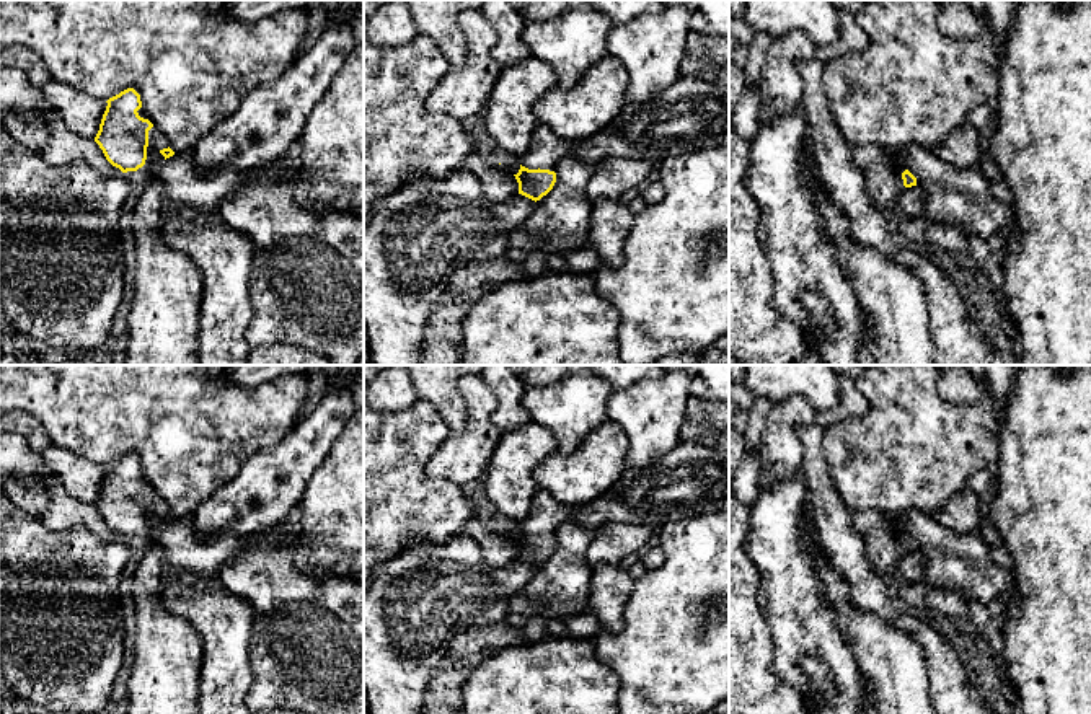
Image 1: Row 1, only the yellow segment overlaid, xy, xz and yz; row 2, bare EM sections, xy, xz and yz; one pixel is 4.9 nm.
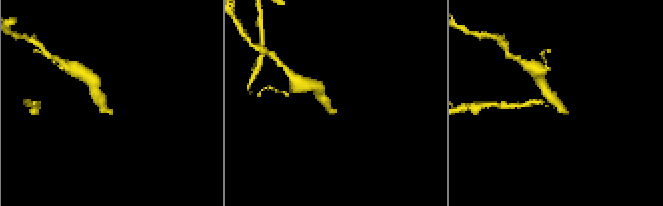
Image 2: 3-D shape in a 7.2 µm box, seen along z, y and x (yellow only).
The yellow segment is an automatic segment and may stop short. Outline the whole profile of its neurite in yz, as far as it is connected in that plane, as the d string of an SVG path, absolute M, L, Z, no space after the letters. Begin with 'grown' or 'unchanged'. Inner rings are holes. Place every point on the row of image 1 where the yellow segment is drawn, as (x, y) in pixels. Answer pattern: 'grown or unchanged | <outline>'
grown | M858 147L853 160L864 174L869 201L881 212L890 214L899 196L907 187L917 186L917 178L908 170L899 174L892 168L892 152L877 147Z

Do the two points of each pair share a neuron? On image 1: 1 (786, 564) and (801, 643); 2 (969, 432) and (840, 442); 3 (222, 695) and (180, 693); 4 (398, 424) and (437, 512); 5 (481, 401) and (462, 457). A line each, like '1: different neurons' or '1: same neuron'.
1: same neuron
2: same neuron
3: different neurons
4: same neuron
5: same neuron

